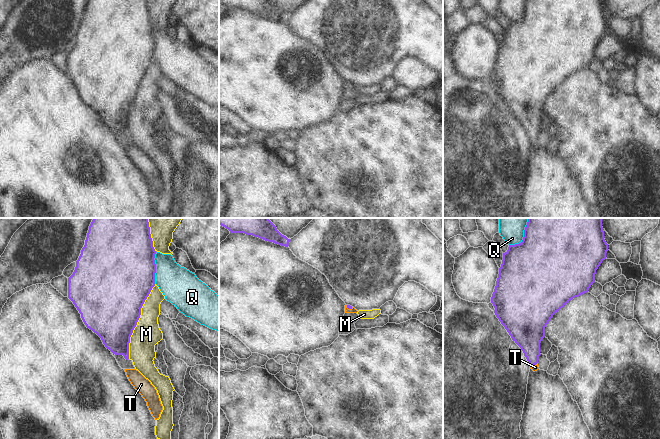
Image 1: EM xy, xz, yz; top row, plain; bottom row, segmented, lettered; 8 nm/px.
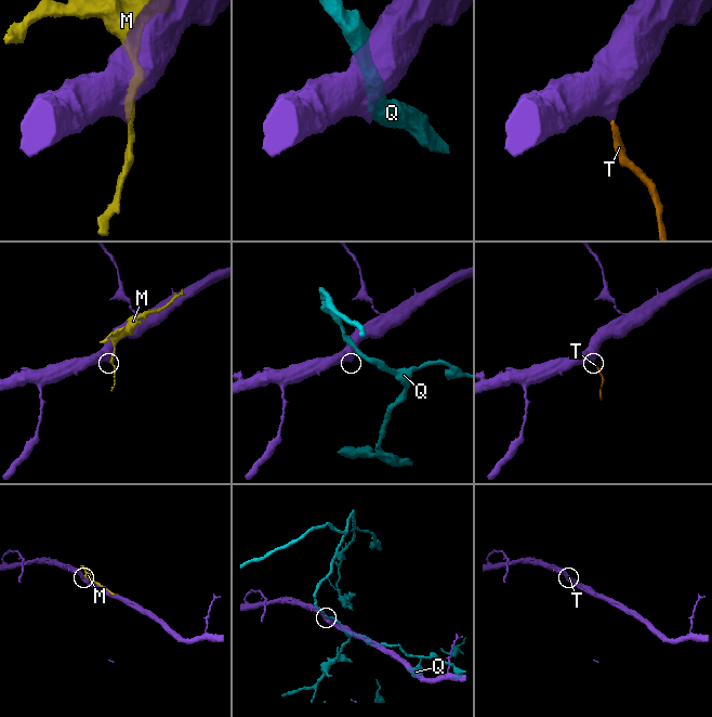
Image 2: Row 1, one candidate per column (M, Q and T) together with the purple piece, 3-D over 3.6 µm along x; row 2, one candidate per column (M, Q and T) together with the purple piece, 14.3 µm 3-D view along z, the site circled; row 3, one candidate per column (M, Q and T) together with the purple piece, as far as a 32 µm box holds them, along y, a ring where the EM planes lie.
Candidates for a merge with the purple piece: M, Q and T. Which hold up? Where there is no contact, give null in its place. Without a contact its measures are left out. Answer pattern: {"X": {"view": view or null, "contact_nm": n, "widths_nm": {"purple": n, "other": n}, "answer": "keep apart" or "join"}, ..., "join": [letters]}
{"M": {"view": "xy", "contact_nm": 650, "widths_nm": {"purple": 480, "other": 220}, "answer": "keep apart"}, "Q": {"view": "xy", "contact_nm": 260, "widths_nm": {"purple": 500, "other": 280}, "answer": "keep apart"}, "T": {"view": "xz", "contact_nm": 60, "widths_nm": {"purple": 30, "other": 50}, "answer": "join"}, "join": ["T"]}

